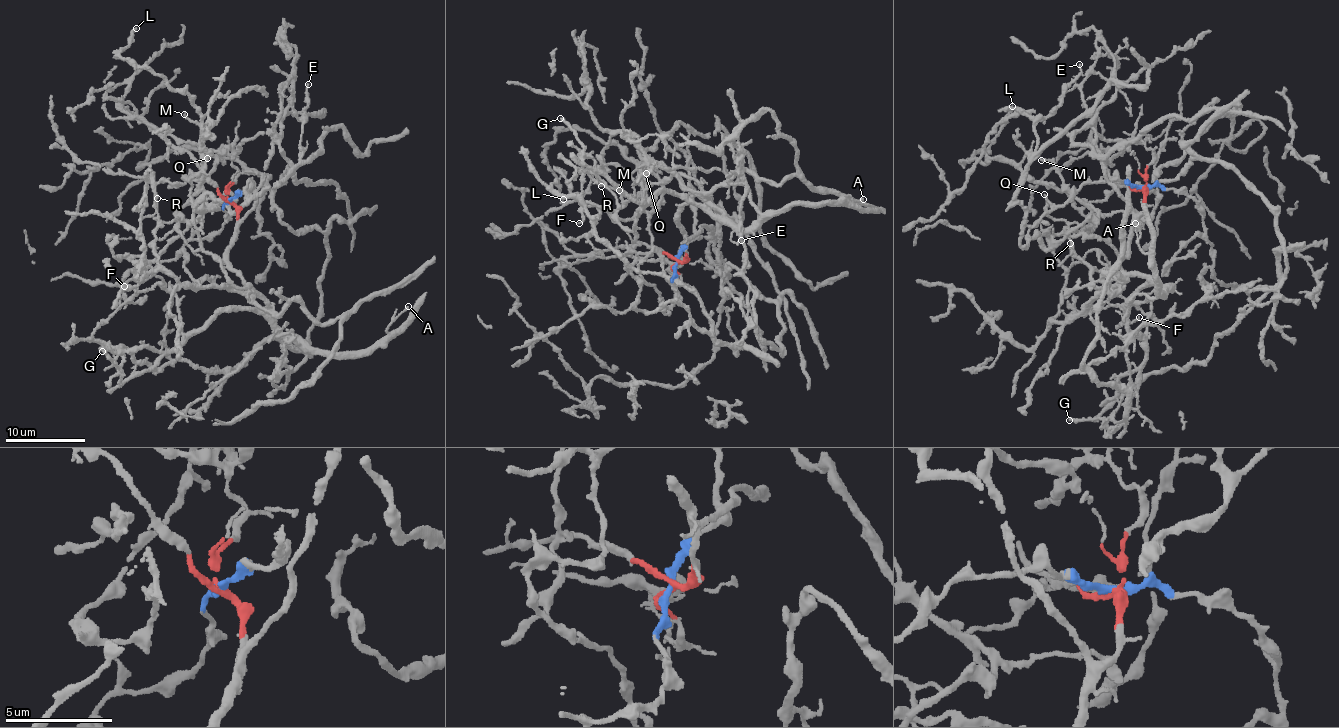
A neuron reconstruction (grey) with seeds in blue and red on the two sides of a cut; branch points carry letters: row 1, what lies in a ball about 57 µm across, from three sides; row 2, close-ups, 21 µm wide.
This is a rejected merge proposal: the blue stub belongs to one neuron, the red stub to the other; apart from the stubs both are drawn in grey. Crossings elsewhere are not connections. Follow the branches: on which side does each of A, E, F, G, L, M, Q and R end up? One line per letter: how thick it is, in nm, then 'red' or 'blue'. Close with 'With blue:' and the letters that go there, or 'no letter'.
A: calibre 170 nm; red
E: calibre 140 nm; blue
F: calibre 170 nm; red
G: calibre 240 nm; red
L: calibre 280 nm; blue
M: calibre 190 nm; blue
Q: calibre 160 nm; red
R: calibre 130 nm; red
With blue: E, L, M

